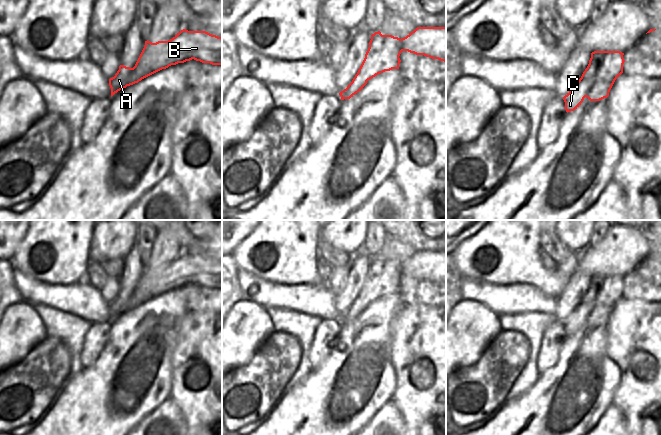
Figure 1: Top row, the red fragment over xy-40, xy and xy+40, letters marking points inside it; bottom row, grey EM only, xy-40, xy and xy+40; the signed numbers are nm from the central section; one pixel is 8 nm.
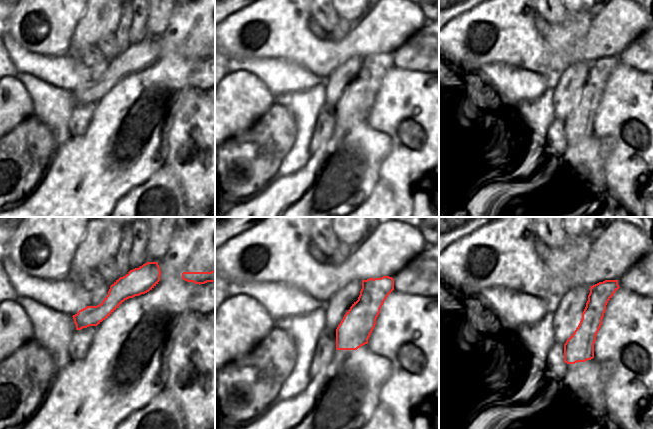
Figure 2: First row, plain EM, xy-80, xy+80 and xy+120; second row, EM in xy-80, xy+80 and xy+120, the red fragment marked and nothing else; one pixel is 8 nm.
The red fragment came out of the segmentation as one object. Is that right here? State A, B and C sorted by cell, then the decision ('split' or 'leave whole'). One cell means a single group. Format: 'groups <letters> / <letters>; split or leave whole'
groups A B / C; split

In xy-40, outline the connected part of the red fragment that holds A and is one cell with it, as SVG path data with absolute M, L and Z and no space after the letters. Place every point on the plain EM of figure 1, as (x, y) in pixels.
M183 253L168 265L145 265L135 290L120 289L115 300L109 303L111 321L126 312L128 307L138 307L162 293L192 283L222 289L222 261L206 255Z

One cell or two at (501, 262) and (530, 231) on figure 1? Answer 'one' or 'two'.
one

